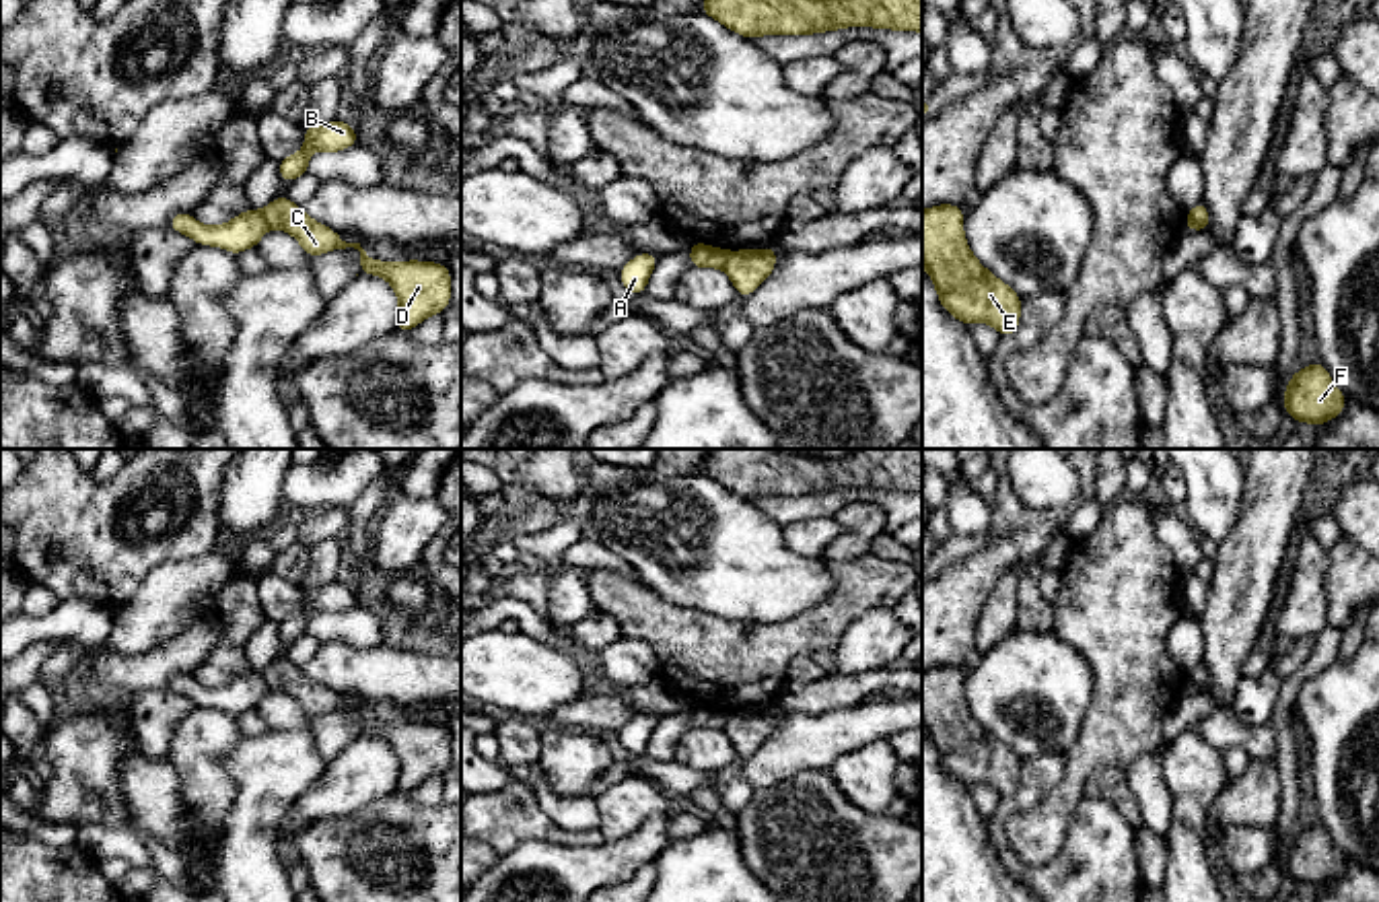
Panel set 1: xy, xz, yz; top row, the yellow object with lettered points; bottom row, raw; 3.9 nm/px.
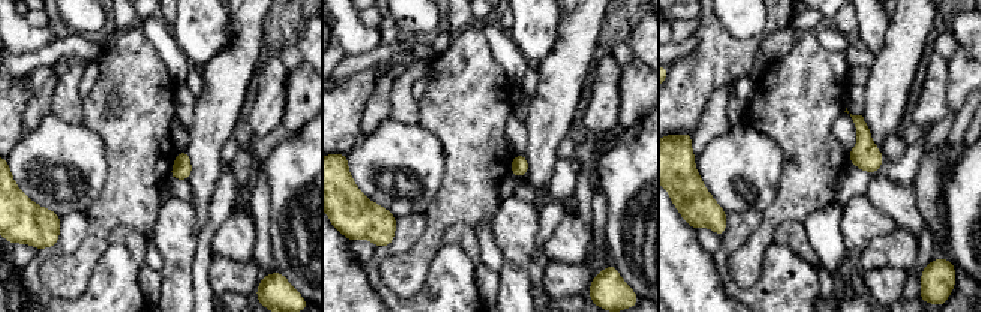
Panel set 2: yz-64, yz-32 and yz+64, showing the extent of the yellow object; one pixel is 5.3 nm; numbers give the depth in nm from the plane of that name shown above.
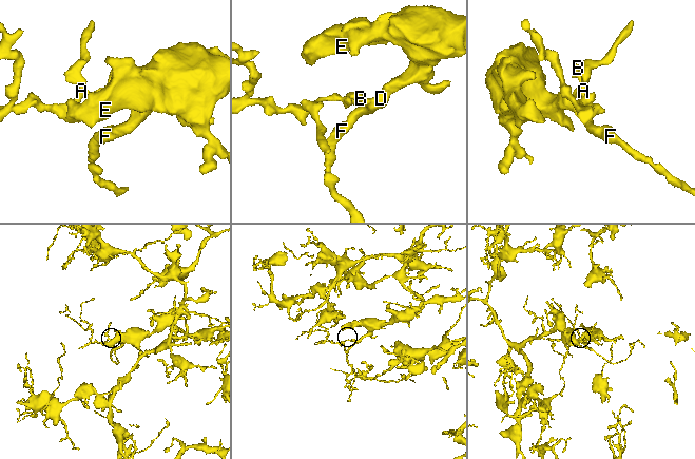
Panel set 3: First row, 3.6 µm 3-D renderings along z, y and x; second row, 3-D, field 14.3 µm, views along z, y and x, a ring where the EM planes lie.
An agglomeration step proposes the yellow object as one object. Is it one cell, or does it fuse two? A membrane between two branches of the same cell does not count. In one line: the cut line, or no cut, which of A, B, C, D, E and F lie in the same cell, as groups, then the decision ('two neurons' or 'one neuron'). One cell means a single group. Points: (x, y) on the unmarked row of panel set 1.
cut xy (260, 674), (268, 688); groups A / B C D E F; two neurons

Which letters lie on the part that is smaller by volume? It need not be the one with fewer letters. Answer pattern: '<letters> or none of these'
A

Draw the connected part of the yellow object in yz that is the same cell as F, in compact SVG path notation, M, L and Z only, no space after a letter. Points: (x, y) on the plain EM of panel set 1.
M1323 824L1293 834L1282 867L1297 883L1325 886L1344 873L1346 857L1332 844Z

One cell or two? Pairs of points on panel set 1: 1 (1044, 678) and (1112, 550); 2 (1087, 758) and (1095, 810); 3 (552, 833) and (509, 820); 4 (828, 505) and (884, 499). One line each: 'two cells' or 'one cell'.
1: two cells
2: two cells
3: one cell
4: one cell

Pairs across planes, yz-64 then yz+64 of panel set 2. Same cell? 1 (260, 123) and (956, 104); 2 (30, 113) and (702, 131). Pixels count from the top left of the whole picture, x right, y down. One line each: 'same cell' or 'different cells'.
1: different cells
2: same cell

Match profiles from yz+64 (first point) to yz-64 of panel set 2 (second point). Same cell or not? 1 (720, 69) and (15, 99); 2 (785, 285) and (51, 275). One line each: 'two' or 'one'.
1: one
2: two

